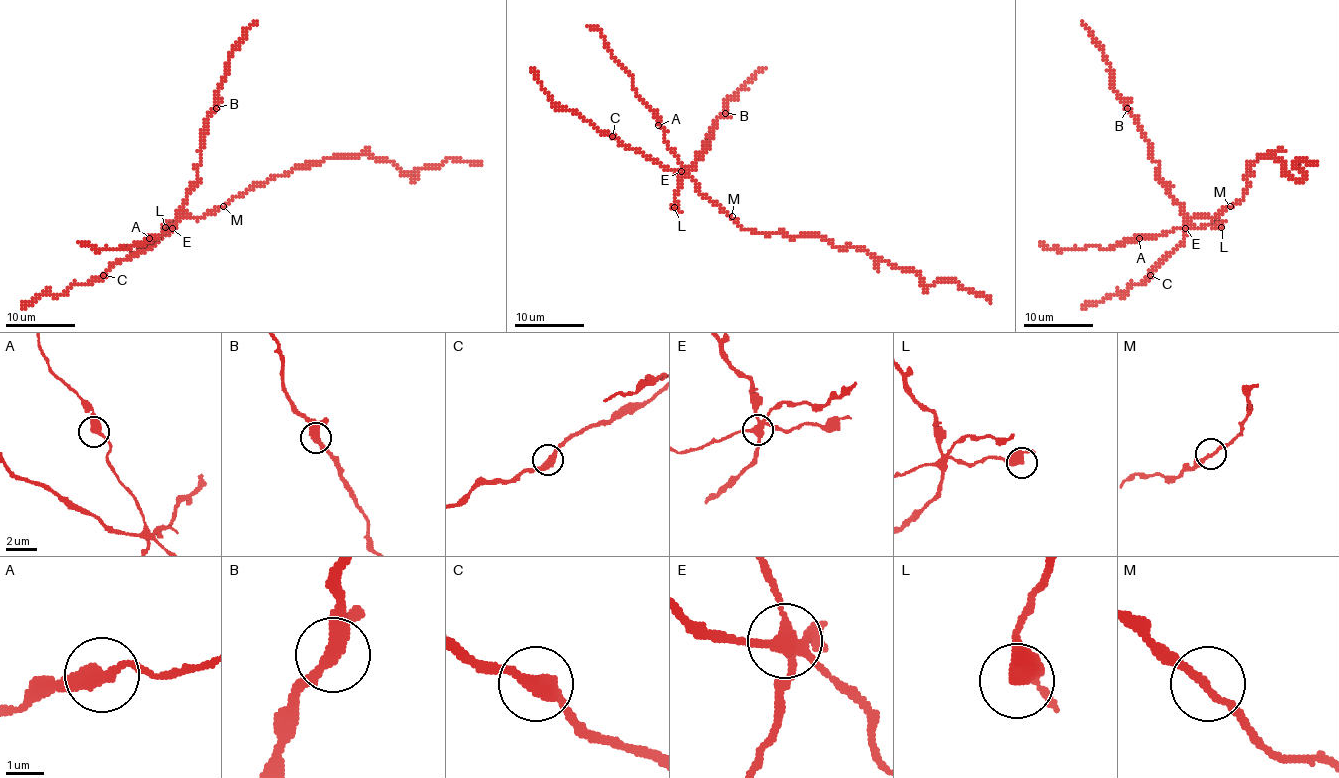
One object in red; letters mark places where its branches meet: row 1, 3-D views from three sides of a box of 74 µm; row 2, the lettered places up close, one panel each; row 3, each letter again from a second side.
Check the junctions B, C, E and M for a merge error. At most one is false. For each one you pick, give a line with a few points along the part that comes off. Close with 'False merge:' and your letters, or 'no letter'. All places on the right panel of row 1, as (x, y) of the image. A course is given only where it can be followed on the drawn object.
E: (1185, 227), (1153, 238), (1143, 236), (1109, 248), (1090, 245), (1051, 248), (1041, 243)
False merge: E

